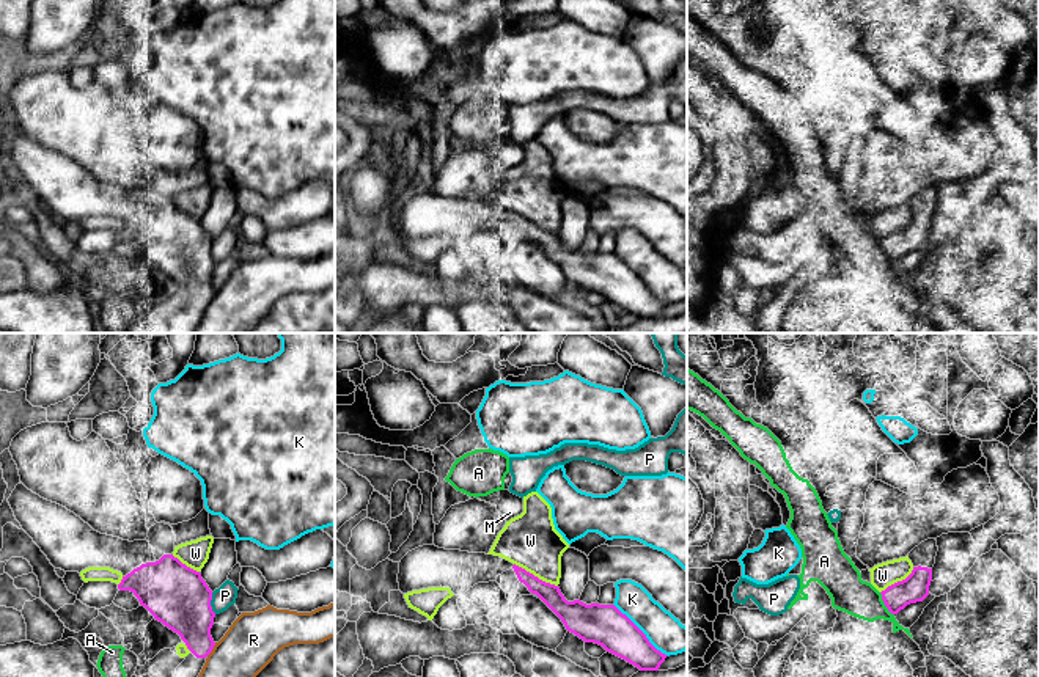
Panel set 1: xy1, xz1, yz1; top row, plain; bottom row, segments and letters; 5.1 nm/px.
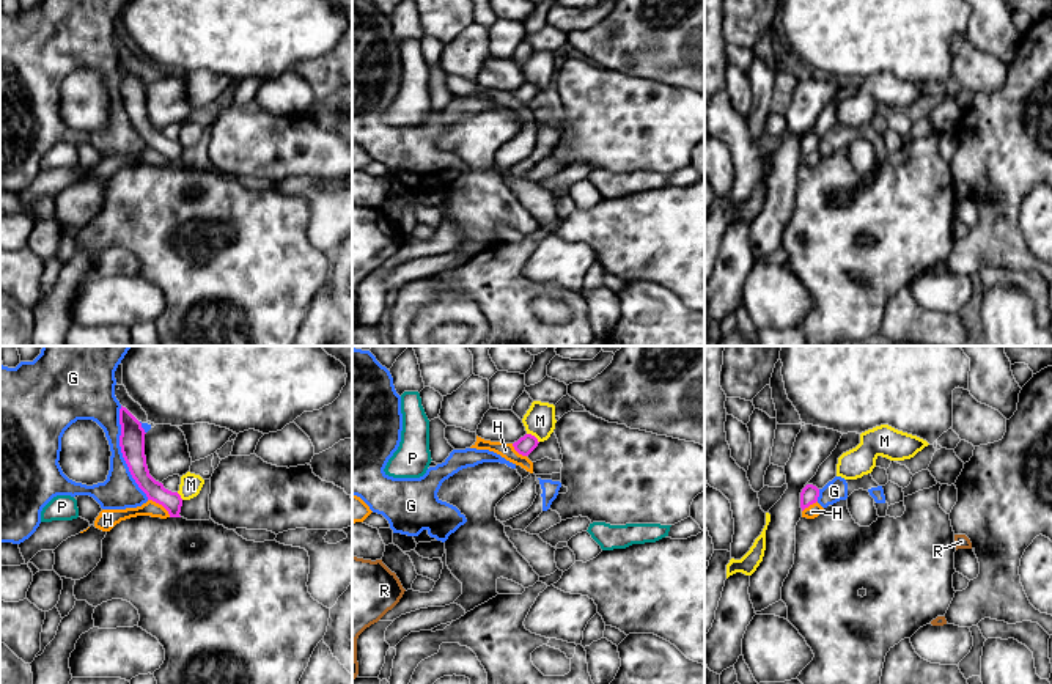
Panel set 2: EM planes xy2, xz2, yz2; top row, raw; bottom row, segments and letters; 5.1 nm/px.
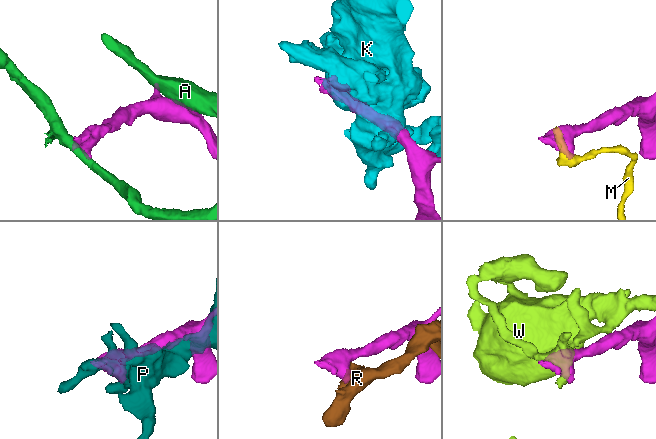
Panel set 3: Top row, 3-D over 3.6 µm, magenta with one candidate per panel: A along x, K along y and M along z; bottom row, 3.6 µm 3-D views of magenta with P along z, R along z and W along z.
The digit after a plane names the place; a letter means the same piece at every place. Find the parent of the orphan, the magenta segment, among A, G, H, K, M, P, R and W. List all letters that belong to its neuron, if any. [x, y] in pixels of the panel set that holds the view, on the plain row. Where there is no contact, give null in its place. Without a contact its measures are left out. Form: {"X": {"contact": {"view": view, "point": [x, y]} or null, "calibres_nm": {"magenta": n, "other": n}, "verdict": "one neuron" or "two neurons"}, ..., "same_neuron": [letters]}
{"A": {"contact": {"view": "yz1", "point": [884, 250]}, "calibres_nm": {"magenta": 140, "other": 200}, "verdict": "two neurons"}, "G": {"contact": {"view": "xy2", "point": [121, 99]}, "calibres_nm": {"magenta": 130, "other": 190}, "verdict": "two neurons"}, "H": {"contact": {"view": "xy2", "point": [161, 151]}, "calibres_nm": {"magenta": 100, "other": 80}, "verdict": "two neurons"}, "K": {"contact": {"view": "xz1", "point": [642, 280]}, "calibres_nm": {"magenta": 200, "other": 180}, "verdict": "two neurons"}, "M": {"contact": {"view": "xz2", "point": [533, 84]}, "calibres_nm": {"magenta": 90, "other": 160}, "verdict": "two neurons"}, "P": {"contact": {"view": "xy1", "point": [209, 252]}, "calibres_nm": {"magenta": 320, "other": 110}, "verdict": "two neurons"}, "R": {"contact": {"view": "xy1", "point": [212, 296]}, "calibres_nm": {"magenta": 260, "other": 280}, "verdict": "two neurons"}, "W": {"contact": {"view": "xz1", "point": [536, 225]}, "calibres_nm": {"magenta": 120, "other": 280}, "verdict": "two neurons"}, "same_neuron": []}

